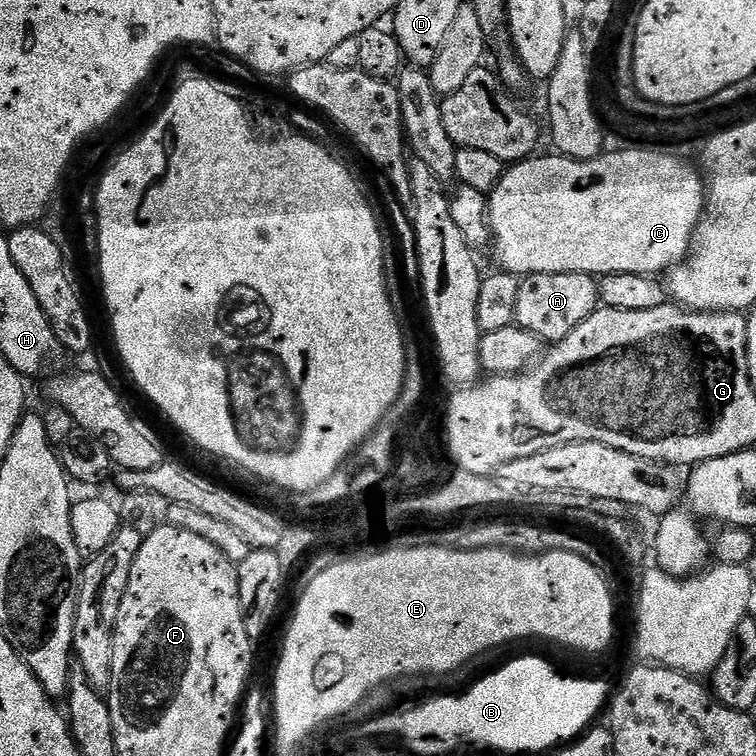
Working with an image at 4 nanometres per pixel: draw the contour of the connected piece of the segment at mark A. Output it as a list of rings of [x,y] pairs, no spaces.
[[[535,272],[521,279],[518,298],[514,302],[515,327],[525,328],[541,342],[555,342],[566,338],[600,304],[600,285],[597,277],[582,272]]]

